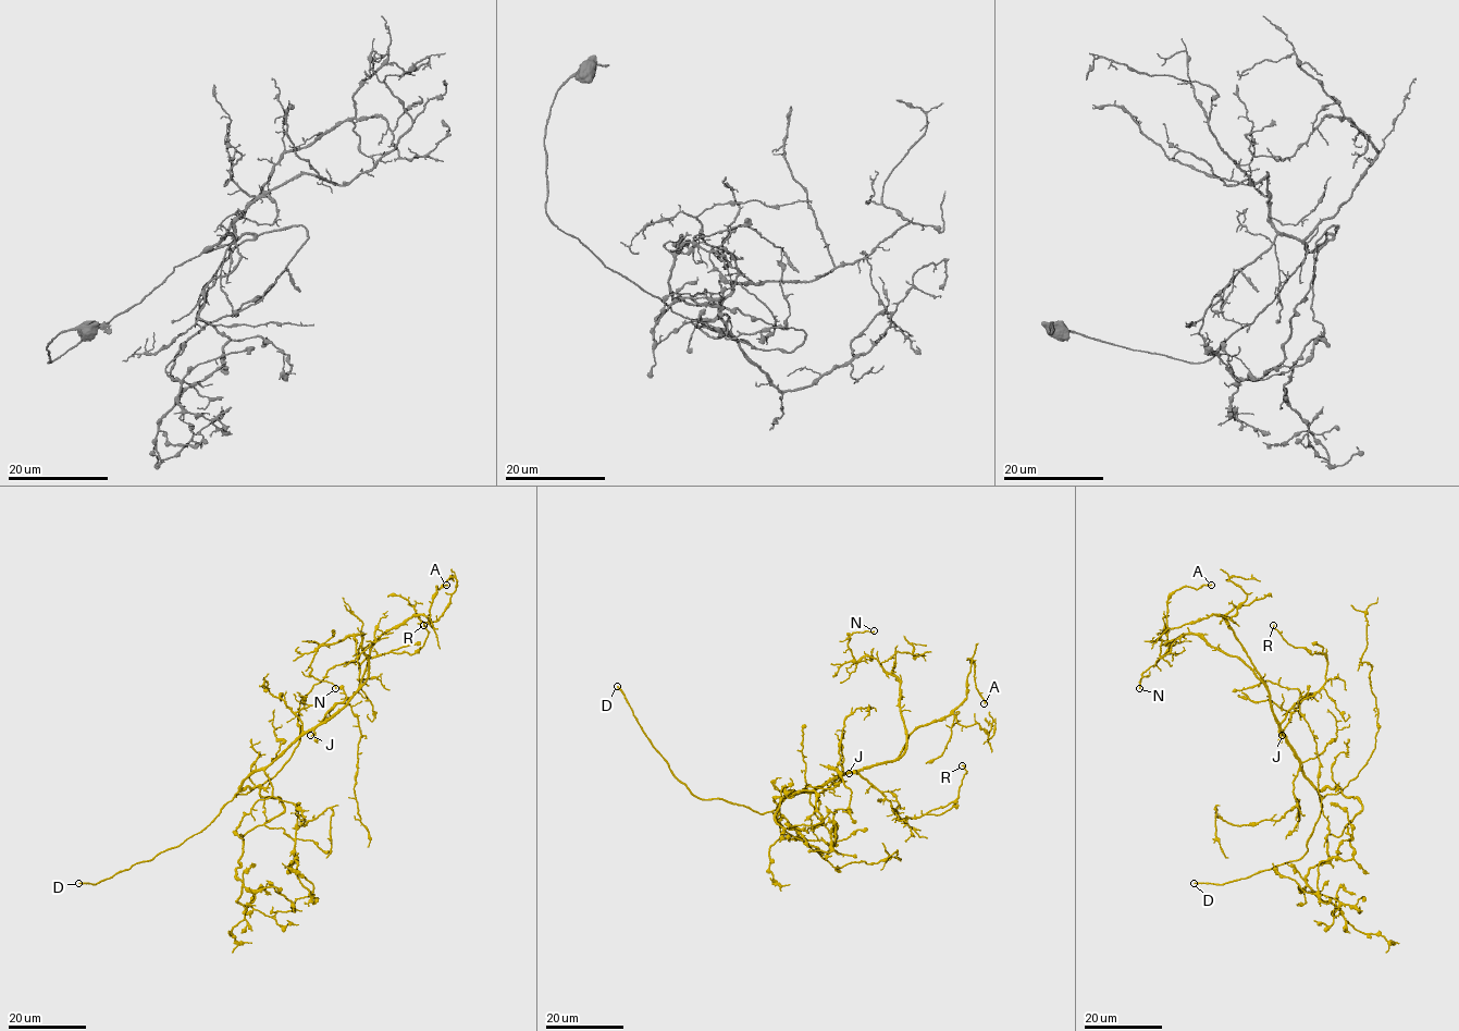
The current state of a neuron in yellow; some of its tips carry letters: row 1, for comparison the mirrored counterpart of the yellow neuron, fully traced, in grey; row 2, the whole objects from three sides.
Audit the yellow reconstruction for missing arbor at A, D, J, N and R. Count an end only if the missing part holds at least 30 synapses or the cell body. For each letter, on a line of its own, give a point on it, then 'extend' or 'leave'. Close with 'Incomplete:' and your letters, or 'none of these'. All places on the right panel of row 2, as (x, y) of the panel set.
A: at (1211, 585); leave
D: at (1194, 883); extend
J: at (1282, 735); leave
N: at (1139, 688); leave
R: at (1273, 625); leave
Incomplete: D

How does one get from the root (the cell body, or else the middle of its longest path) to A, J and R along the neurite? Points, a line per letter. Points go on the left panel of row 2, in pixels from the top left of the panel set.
A: (263, 769), (346, 703), (385, 633), (420, 615), (433, 628), (431, 602), (435, 587), (446, 585)
J: (263, 769), (312, 731), (314, 733), (310, 735)
R: (263, 769), (337, 703), (353, 696), (365, 660), (388, 652), (415, 653), (428, 635), (423, 625)

